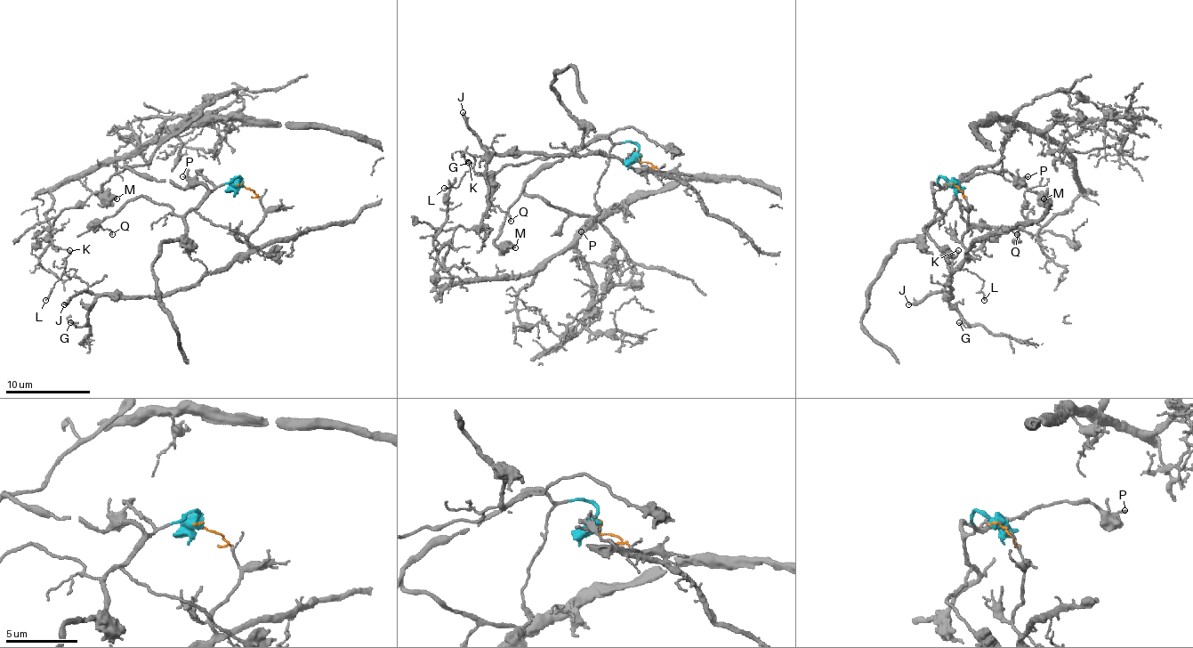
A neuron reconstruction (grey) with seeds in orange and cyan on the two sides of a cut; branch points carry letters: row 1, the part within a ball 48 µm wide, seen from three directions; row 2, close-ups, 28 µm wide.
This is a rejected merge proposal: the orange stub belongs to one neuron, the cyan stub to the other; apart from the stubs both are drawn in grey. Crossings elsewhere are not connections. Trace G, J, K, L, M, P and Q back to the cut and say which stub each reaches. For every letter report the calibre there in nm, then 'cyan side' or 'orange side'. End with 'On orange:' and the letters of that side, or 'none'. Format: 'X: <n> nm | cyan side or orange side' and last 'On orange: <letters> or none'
G: 130 nm | orange side
J: 170 nm | orange side
K: 150 nm | orange side
L: 110 nm | orange side
M: 500 nm | cyan side
P: 140 nm | cyan side
Q: 130 nm | cyan side
On orange: G, J, K, L

